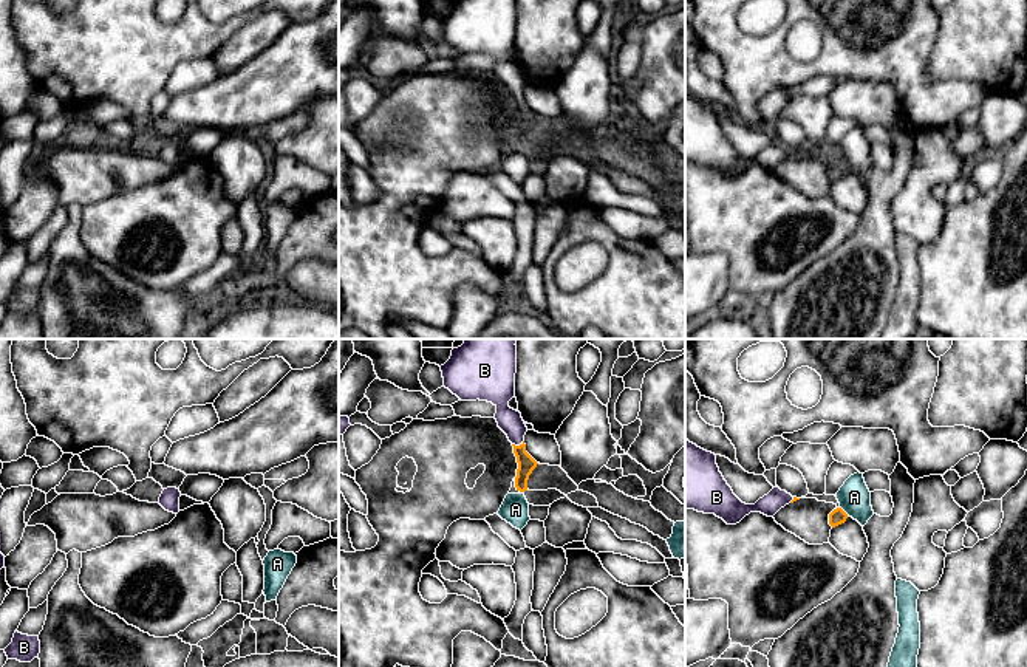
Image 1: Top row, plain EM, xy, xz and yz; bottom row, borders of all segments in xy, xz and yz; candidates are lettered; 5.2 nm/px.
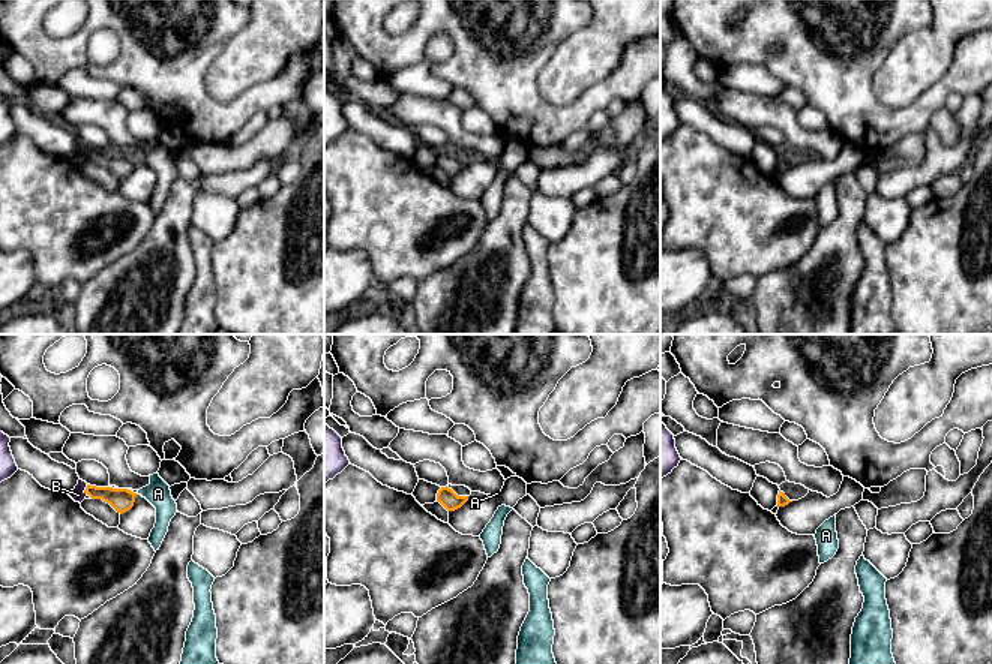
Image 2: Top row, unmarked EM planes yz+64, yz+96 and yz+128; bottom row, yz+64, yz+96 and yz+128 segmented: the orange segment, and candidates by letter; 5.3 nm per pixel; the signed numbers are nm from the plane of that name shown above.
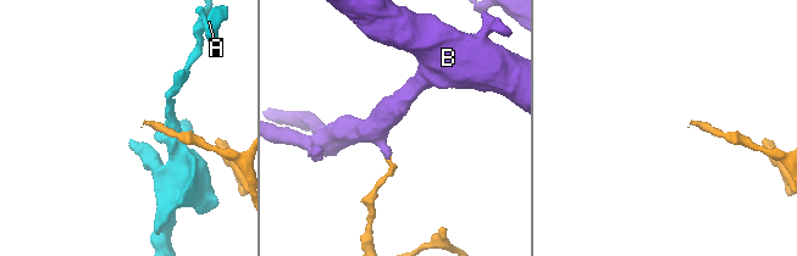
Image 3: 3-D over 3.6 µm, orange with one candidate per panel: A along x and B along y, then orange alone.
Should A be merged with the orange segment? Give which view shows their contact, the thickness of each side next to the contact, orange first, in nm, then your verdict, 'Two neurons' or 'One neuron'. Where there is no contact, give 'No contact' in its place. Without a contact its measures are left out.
Touches orange in yz. Thickness 80 nm (orange) against 170 nm. Two neurons

